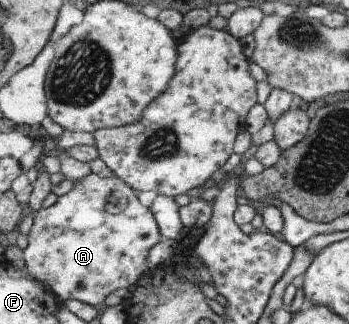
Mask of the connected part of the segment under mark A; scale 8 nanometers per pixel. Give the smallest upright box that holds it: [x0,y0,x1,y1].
[22,174,166,307]

